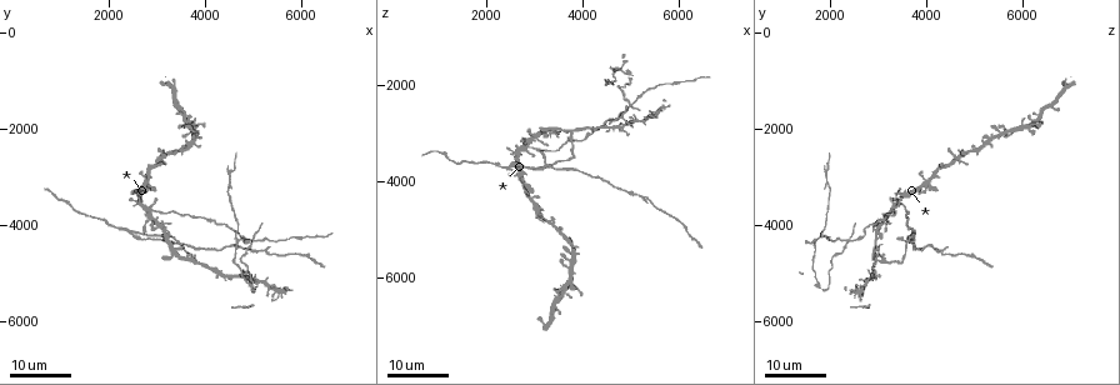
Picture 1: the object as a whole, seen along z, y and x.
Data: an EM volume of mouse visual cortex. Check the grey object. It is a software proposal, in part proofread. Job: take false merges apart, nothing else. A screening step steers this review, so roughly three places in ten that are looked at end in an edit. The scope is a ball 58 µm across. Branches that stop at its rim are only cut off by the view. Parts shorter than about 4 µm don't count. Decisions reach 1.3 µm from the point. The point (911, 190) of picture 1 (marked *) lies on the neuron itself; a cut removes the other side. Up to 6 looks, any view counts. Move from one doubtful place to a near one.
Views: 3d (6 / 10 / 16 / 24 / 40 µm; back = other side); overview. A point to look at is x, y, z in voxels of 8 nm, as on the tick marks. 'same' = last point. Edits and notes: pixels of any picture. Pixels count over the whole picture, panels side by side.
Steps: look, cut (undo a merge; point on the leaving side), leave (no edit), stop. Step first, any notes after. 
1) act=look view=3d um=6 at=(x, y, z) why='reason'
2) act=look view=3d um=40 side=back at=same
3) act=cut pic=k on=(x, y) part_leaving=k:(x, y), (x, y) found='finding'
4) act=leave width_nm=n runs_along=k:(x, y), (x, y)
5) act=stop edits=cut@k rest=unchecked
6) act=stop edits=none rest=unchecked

act=look view=3d um=24 at=(2850, 3700, 3300) why='looks like a crossing'

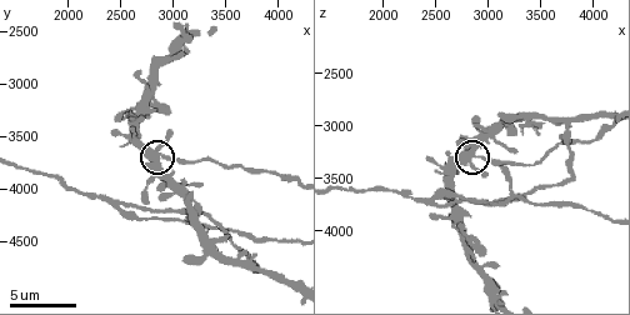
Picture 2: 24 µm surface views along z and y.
act=look view=3d um=10 at=(2860, 3680, 3280)

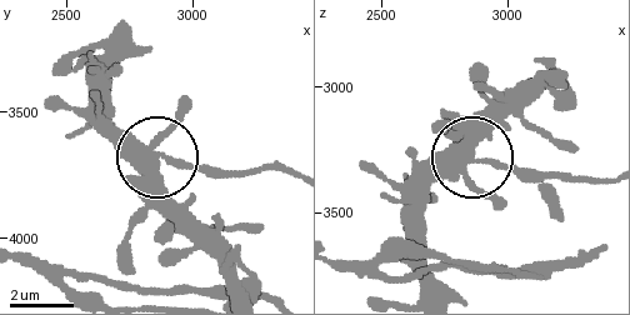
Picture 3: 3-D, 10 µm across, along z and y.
act=cut pic=3 on=(203, 173) part_leaving=3:(163, 154), (209, 170), (290, 170) found='a second neuron is stuck on'

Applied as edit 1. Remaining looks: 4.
act=look view=3d um=6 at=(3740, 4720, 2980) why='a fork'

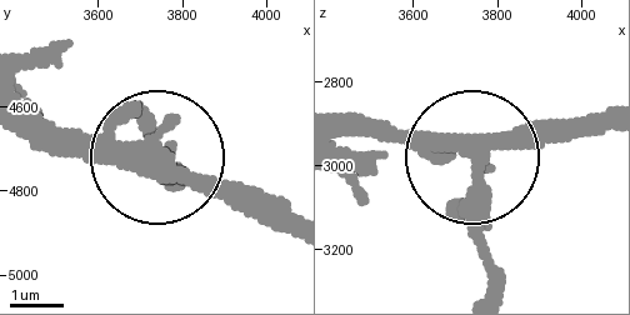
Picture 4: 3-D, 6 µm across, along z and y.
act=look view=3d um=6 side=back at=(3760, 4750, 2965) why='other side'

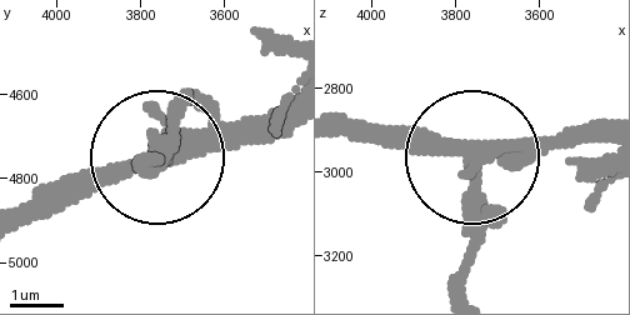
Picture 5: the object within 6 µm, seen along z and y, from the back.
act=cut pic=5 on=(149, 170) side_arm_um=21 arms=3 found='two neurons meet here'

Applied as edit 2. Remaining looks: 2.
act=stop edits=cut@3,cut@5 rest=unchecked

